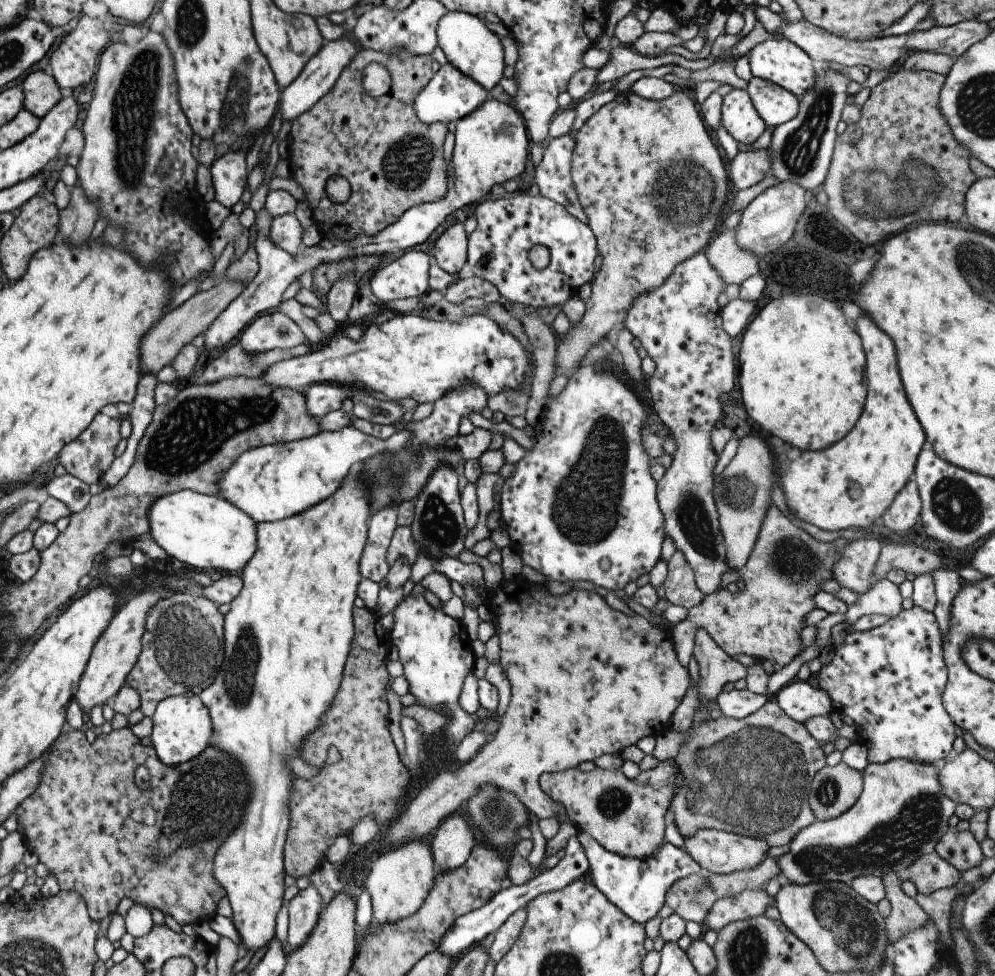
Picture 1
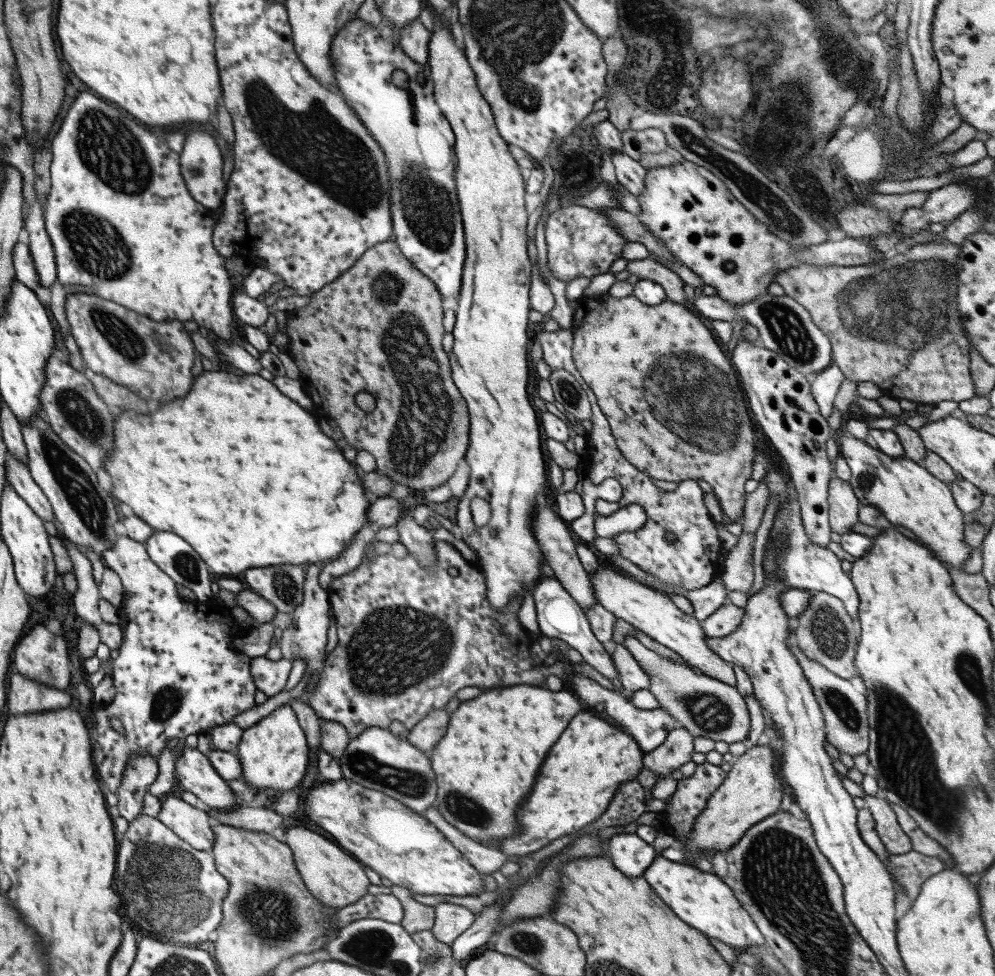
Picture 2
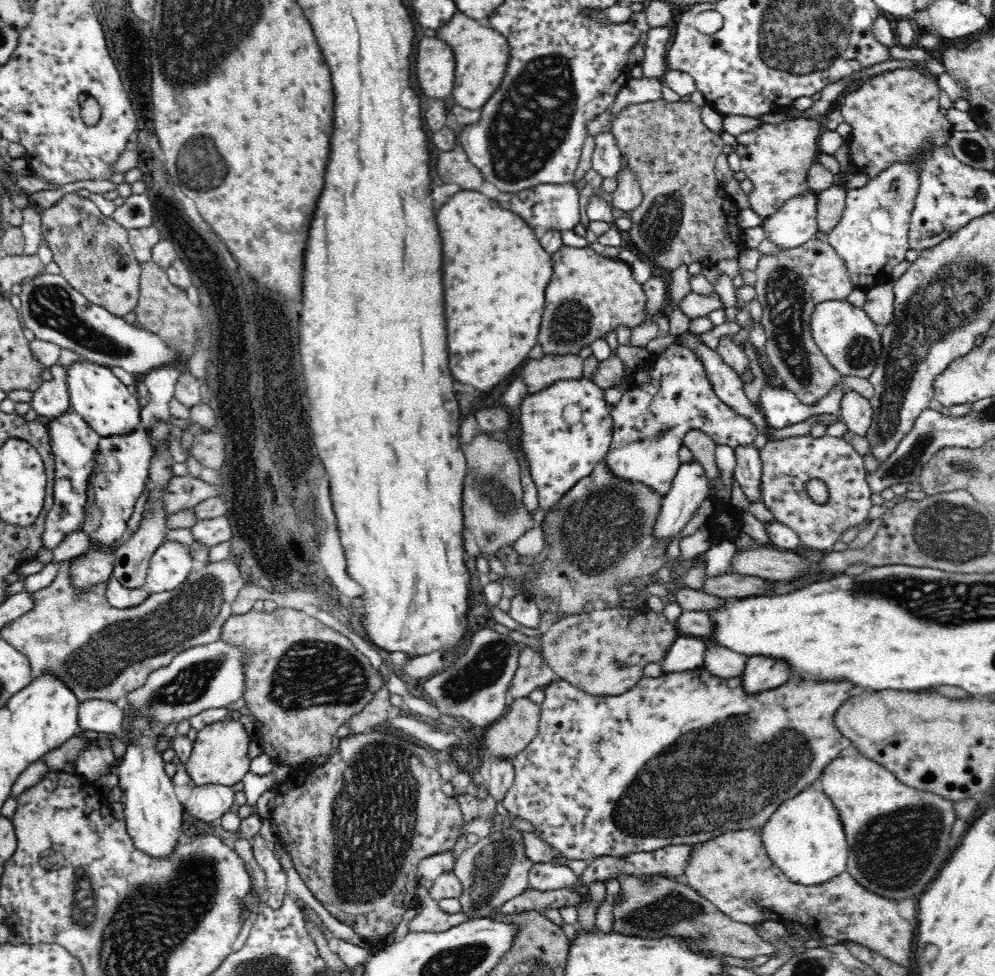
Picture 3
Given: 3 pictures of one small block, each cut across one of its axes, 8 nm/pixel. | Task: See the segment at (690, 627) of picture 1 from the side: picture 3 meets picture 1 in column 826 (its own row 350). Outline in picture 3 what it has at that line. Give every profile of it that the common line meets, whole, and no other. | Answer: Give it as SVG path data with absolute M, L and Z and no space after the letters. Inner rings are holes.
M562 246L552 256L552 280L546 288L546 308L540 324L538 344L546 356L578 356L584 346L592 346L598 338L606 338L608 332L616 332L618 324L630 330L642 322L654 322L656 316L646 314L644 286L632 278L632 266L622 260L602 258L590 246L572 248Z

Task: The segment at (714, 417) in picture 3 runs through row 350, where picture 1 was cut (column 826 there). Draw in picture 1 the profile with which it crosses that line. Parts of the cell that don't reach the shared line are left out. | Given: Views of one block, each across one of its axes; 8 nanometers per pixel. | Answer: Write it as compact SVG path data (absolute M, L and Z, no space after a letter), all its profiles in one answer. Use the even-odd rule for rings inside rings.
M911 608L911 610L901 610L895 618L887 620L883 626L867 630L867 632L857 632L857 630L847 630L847 636L843 638L841 646L833 646L833 658L829 664L821 666L821 670L815 674L815 688L827 692L827 696L831 698L833 708L841 714L841 716L849 716L855 722L855 728L859 730L859 744L863 744L867 748L867 760L869 764L887 764L891 760L915 760L915 762L923 762L923 764L941 764L945 762L951 754L953 754L953 740L955 740L955 724L949 718L949 714L943 708L943 692L945 692L945 684L947 684L947 666L943 660L943 650L941 650L941 632L939 632L939 624L935 620L933 614L921 610L921 608Z

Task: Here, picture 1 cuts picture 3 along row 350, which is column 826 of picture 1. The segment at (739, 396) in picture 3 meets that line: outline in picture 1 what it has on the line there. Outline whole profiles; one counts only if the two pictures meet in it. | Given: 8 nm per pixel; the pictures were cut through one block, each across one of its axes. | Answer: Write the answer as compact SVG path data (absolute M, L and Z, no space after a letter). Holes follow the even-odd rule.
M799 680L783 686L773 696L773 700L789 718L793 718L799 724L805 724L811 718L827 718L827 714L835 710L827 692Z

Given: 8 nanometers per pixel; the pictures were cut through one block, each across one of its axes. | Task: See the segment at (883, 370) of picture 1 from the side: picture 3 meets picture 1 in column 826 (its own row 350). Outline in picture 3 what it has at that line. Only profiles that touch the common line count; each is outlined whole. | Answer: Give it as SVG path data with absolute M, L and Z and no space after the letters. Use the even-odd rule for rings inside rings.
M458 190L440 210L436 210L436 222L438 222L438 230L442 236L442 252L444 252L444 306L446 306L446 326L448 326L448 352L450 352L450 372L452 378L460 384L468 384L474 386L480 392L488 392L492 390L498 382L502 382L508 374L512 374L530 354L530 350L538 344L538 334L540 334L540 324L542 324L542 316L544 316L544 308L546 308L546 288L552 280L554 268L552 268L552 256L548 256L540 242L538 242L538 234L526 224L524 218L520 218L516 212L512 214L510 210L504 210L498 206L498 202L486 198L484 194L480 194L478 190Z

